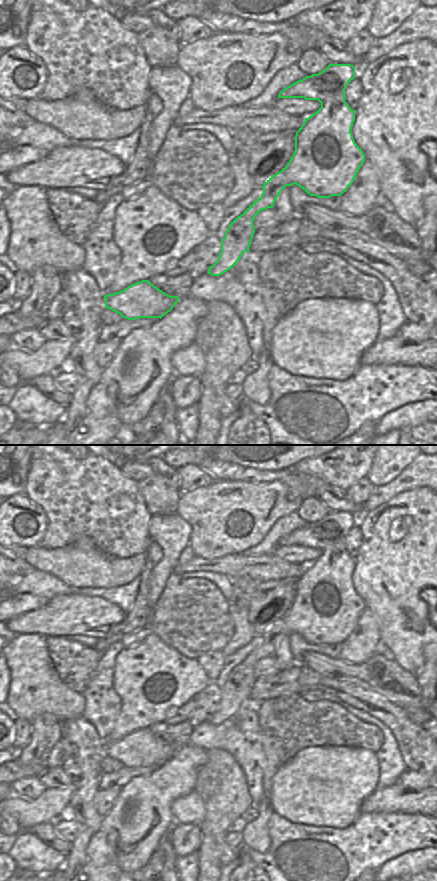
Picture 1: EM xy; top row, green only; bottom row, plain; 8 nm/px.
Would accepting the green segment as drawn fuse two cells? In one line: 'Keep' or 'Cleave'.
Keep

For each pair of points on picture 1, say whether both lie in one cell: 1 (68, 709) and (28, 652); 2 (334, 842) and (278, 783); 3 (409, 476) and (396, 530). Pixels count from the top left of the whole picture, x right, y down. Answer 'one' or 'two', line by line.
1: one
2: two
3: two

